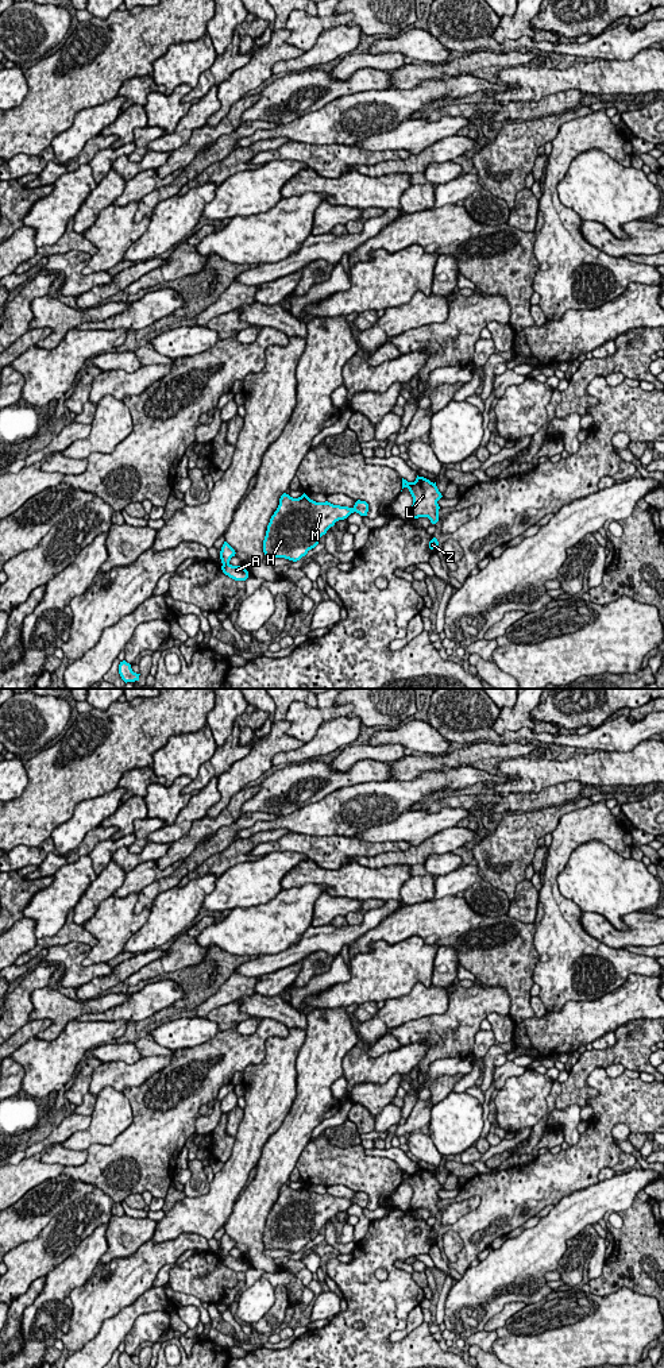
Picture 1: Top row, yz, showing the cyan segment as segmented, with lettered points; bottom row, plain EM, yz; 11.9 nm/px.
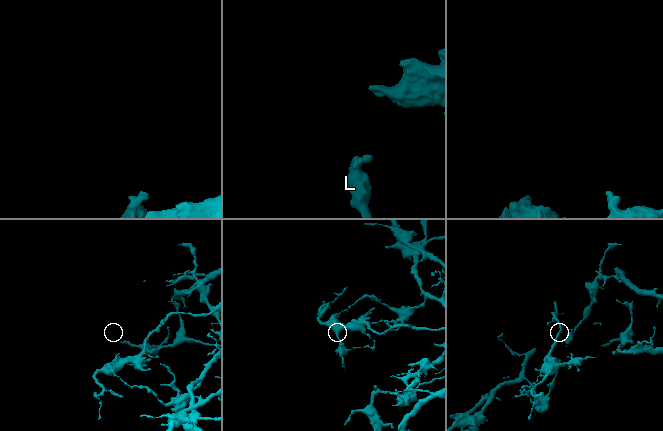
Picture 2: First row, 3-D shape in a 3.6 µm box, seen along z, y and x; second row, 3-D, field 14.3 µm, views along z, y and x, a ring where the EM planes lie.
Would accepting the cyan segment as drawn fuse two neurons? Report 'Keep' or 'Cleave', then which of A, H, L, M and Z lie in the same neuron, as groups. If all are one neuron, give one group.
Cleave. Groups: A / H L M Z

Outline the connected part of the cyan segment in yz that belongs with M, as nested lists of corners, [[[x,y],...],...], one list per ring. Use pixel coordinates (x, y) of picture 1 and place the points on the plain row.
[[[283,1184],[267,1217],[263,1244],[269,1251],[285,1249],[297,1253],[319,1236],[320,1229],[336,1213],[354,1203],[367,1207],[368,1195],[358,1191],[348,1199],[328,1192],[316,1194],[305,1184],[298,1190]]]

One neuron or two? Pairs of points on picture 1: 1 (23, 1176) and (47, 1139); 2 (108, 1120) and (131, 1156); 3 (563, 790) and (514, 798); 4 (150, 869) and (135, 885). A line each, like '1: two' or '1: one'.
1: two
2: two
3: one
4: one

